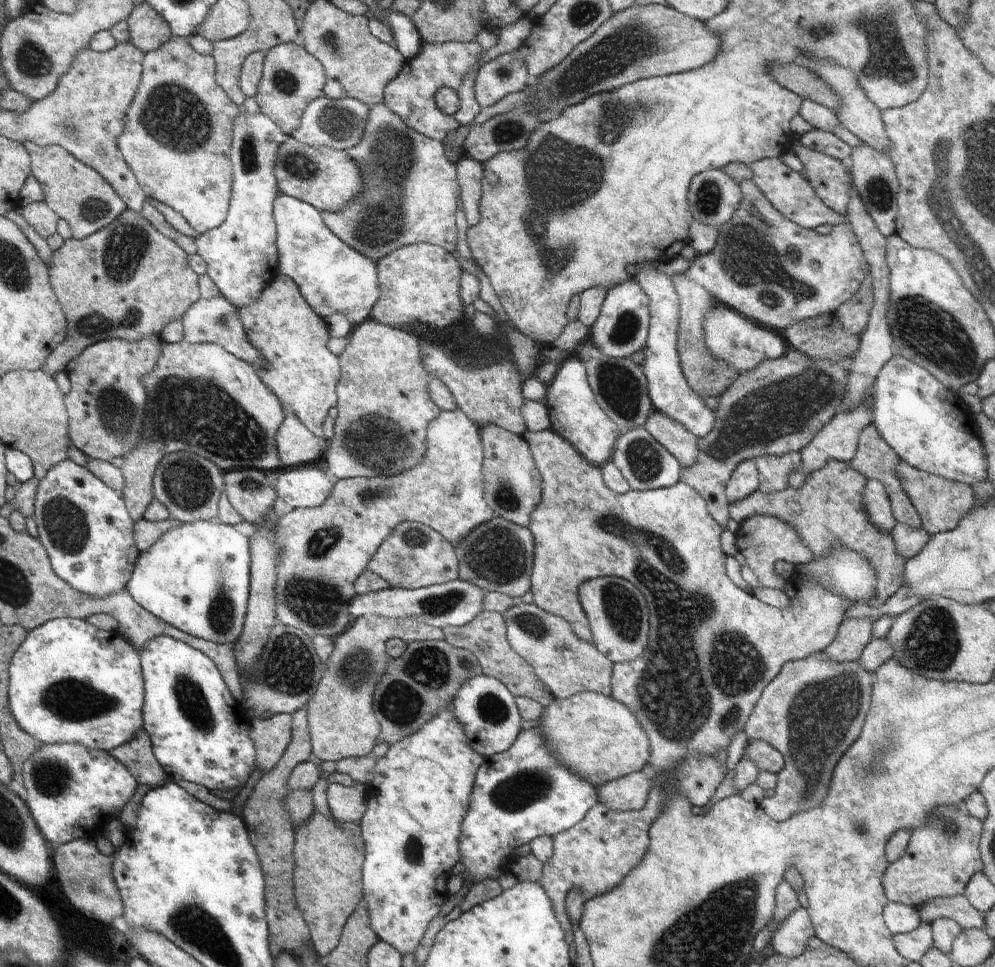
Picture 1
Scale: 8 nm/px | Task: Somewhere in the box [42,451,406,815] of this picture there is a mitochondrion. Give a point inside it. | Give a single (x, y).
(288, 668)

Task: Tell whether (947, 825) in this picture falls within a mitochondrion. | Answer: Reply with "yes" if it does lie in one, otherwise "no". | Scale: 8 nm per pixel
yes

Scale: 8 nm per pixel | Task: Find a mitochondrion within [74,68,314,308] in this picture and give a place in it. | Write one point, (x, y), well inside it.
(173, 115)

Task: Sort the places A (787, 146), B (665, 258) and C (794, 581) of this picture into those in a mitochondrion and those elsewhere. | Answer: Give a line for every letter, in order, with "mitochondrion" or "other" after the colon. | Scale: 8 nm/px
A: other
B: other
C: other

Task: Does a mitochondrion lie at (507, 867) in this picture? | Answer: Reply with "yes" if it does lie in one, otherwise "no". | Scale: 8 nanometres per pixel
no

